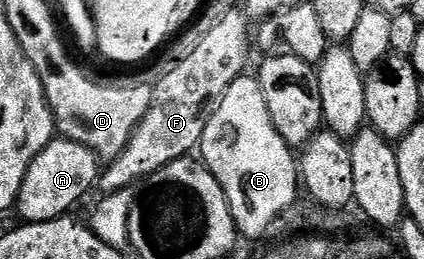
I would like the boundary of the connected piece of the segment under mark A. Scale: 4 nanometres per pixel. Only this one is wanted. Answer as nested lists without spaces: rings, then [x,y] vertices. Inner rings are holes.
[[[54,139],[30,163],[26,171],[26,179],[22,179],[22,191],[18,202],[18,210],[25,222],[49,221],[55,217],[63,217],[88,193],[88,188],[98,181],[98,158],[82,143]]]

